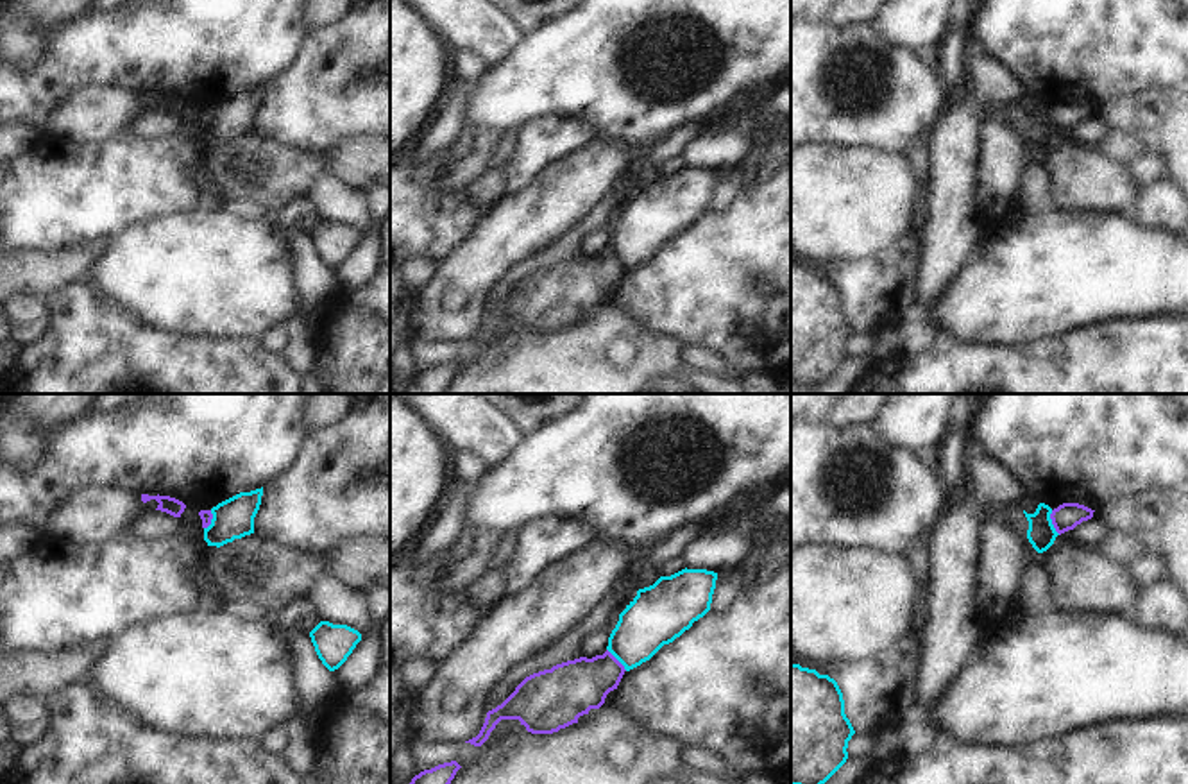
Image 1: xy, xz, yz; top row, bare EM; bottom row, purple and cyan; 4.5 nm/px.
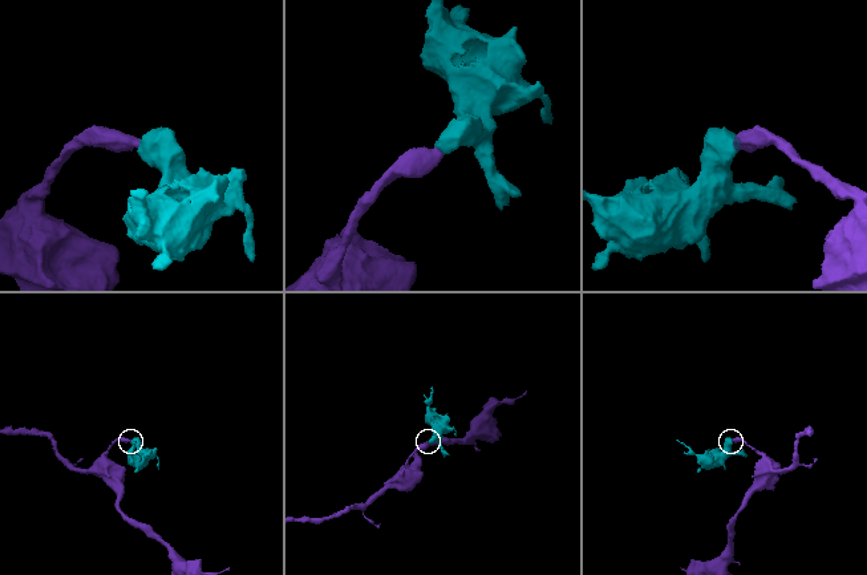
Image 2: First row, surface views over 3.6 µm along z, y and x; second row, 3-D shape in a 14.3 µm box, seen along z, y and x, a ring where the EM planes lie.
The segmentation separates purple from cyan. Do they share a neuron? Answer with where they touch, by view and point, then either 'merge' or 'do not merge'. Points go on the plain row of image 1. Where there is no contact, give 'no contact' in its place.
yz (1052, 122) | do not merge

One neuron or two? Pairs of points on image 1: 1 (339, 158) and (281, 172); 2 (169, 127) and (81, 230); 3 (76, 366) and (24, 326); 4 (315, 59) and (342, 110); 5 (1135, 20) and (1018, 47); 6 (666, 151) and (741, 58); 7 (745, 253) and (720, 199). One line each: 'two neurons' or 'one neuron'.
1: one neuron
2: two neurons
3: two neurons
4: one neuron
5: one neuron
6: two neurons
7: two neurons

